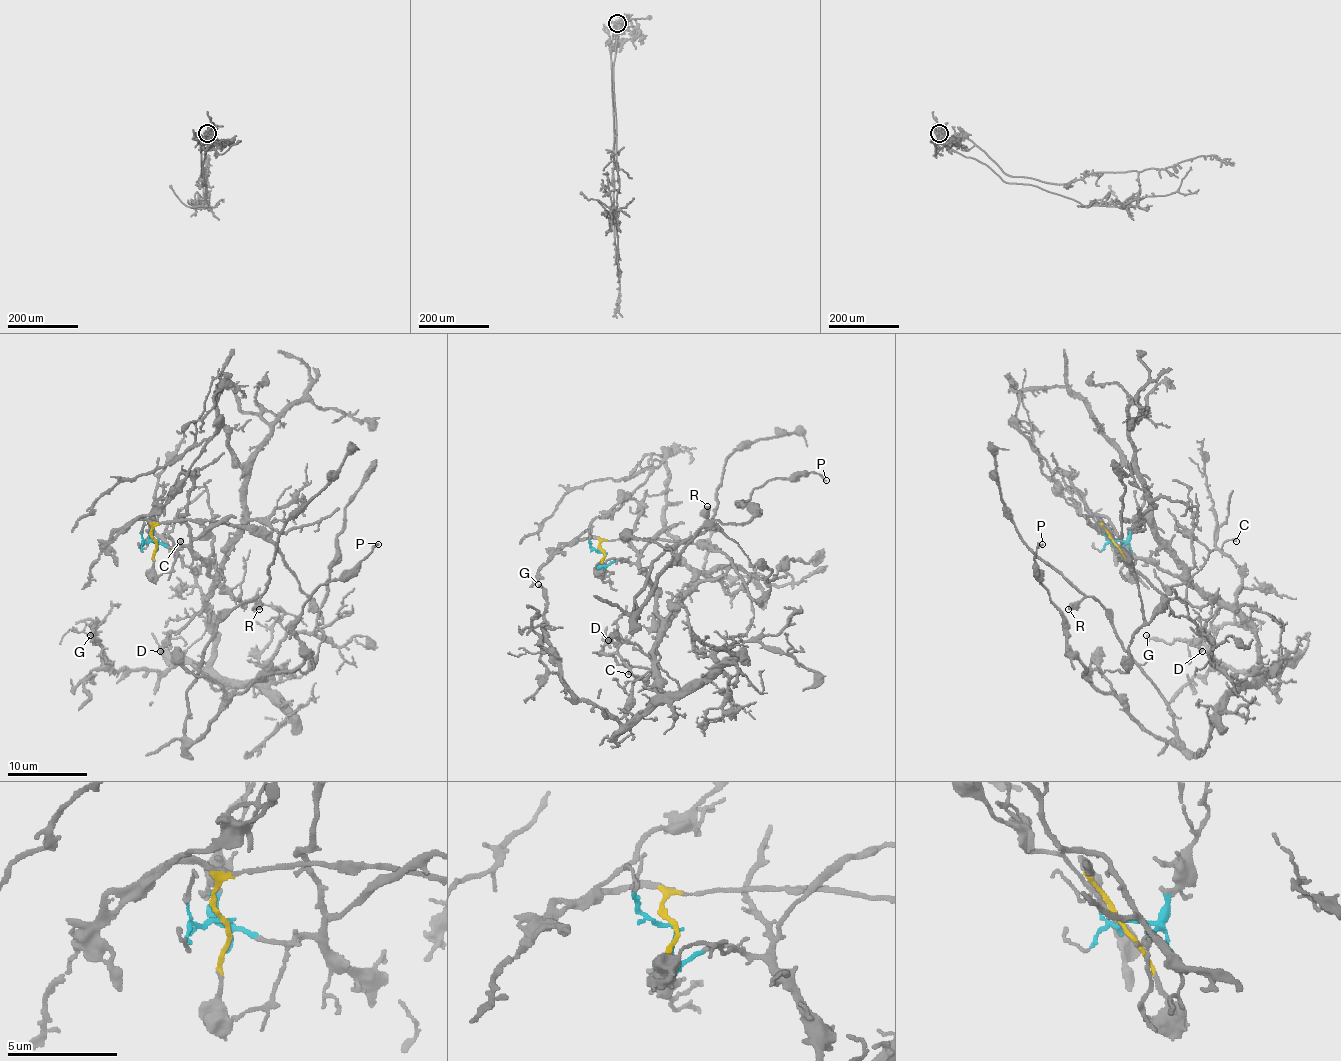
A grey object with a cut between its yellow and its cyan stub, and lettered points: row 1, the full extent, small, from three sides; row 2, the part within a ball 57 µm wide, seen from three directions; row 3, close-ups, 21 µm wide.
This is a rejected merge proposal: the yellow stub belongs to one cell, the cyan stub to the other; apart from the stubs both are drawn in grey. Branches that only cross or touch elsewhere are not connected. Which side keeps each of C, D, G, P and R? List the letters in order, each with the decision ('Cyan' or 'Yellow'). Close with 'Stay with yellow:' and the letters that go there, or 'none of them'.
C: Cyan
D: Cyan
G: Cyan
P: Yellow
R: Yellow
Stay with yellow: P, R

